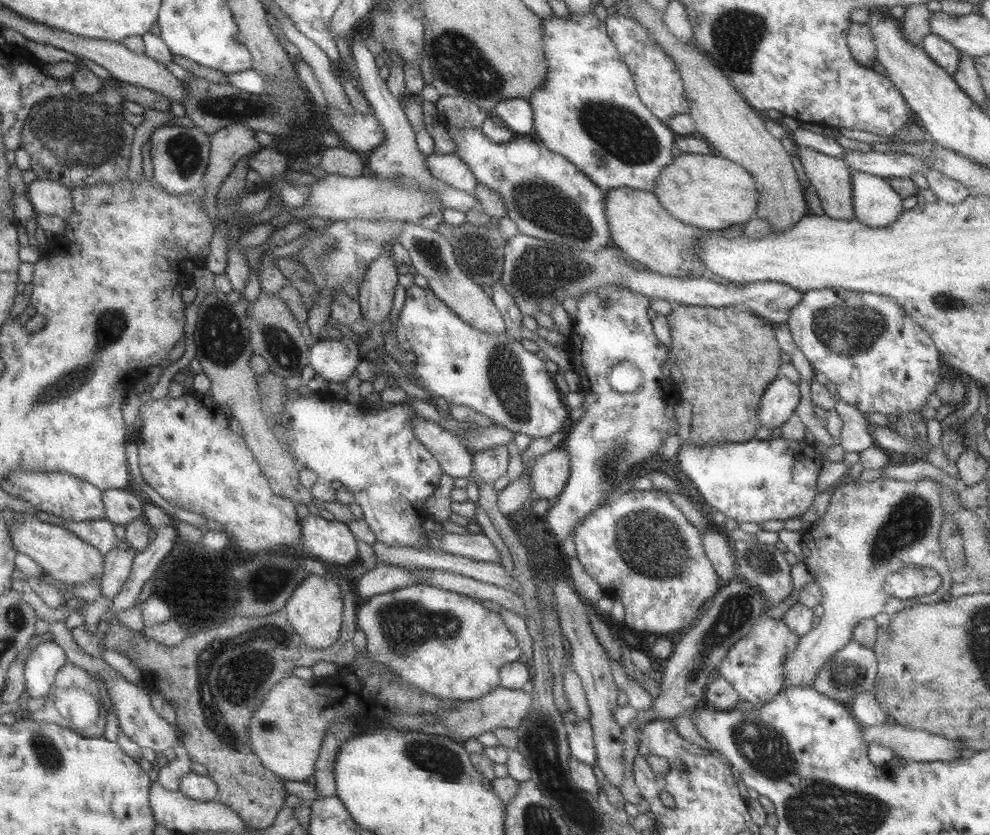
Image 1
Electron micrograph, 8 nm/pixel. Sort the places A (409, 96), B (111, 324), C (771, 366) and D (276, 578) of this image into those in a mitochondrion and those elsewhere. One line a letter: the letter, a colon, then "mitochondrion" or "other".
A: other
B: mitochondrion
C: other
D: mitochondrion

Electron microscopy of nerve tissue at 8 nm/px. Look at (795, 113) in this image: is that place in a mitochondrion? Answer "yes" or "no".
no

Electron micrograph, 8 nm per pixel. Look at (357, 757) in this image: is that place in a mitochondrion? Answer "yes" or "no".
no

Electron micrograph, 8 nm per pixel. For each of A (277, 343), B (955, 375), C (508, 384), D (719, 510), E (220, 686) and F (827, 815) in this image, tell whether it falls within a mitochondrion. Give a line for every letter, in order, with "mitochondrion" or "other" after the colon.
A: mitochondrion
B: other
C: mitochondrion
D: other
E: mitochondrion
F: mitochondrion

